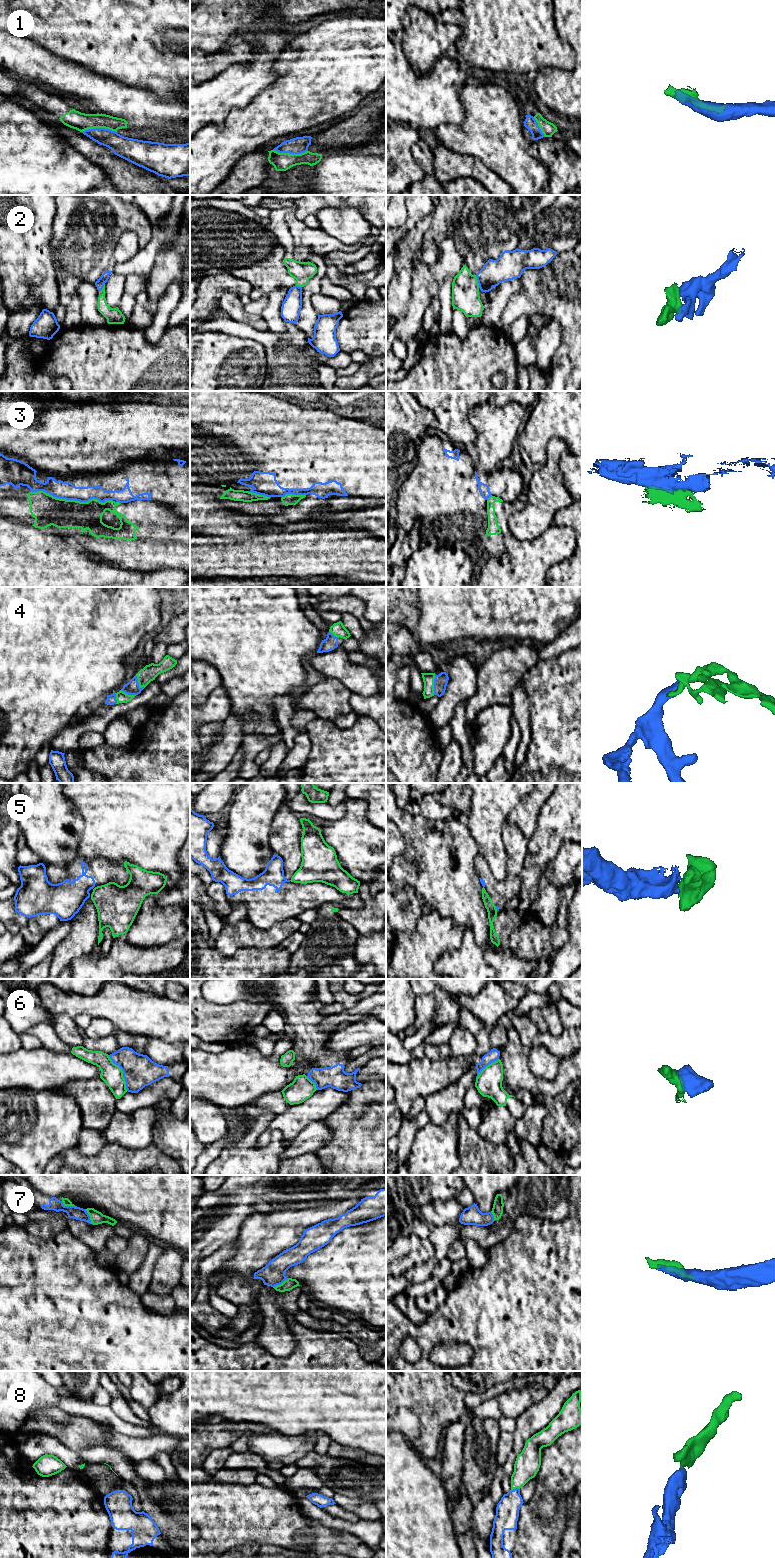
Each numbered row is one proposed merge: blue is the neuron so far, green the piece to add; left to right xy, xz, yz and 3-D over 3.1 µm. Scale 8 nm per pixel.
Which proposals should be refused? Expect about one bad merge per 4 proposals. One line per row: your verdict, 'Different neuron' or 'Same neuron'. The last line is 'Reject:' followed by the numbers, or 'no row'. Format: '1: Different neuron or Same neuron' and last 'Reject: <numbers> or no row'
1: Same neuron
2: Same neuron
3: Different neuron
4: Same neuron
5: Different neuron
6: Different neuron
7: Same neuron
8: Same neuron
Reject: 3, 5, 6

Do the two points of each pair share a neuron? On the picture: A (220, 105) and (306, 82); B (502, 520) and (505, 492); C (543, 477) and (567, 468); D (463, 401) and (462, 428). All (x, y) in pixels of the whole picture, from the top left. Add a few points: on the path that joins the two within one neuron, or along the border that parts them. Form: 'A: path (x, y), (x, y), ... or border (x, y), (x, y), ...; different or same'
A: border (275, 81), (261, 90), (245, 106), (236, 108); different
B: border (491, 494), (503, 501); different
C: border (565, 450), (559, 469), (569, 492); different
D: path (461, 408), (461, 421); same

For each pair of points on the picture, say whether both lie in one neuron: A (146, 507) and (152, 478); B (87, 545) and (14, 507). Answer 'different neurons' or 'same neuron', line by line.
A: different neurons
B: same neuron

